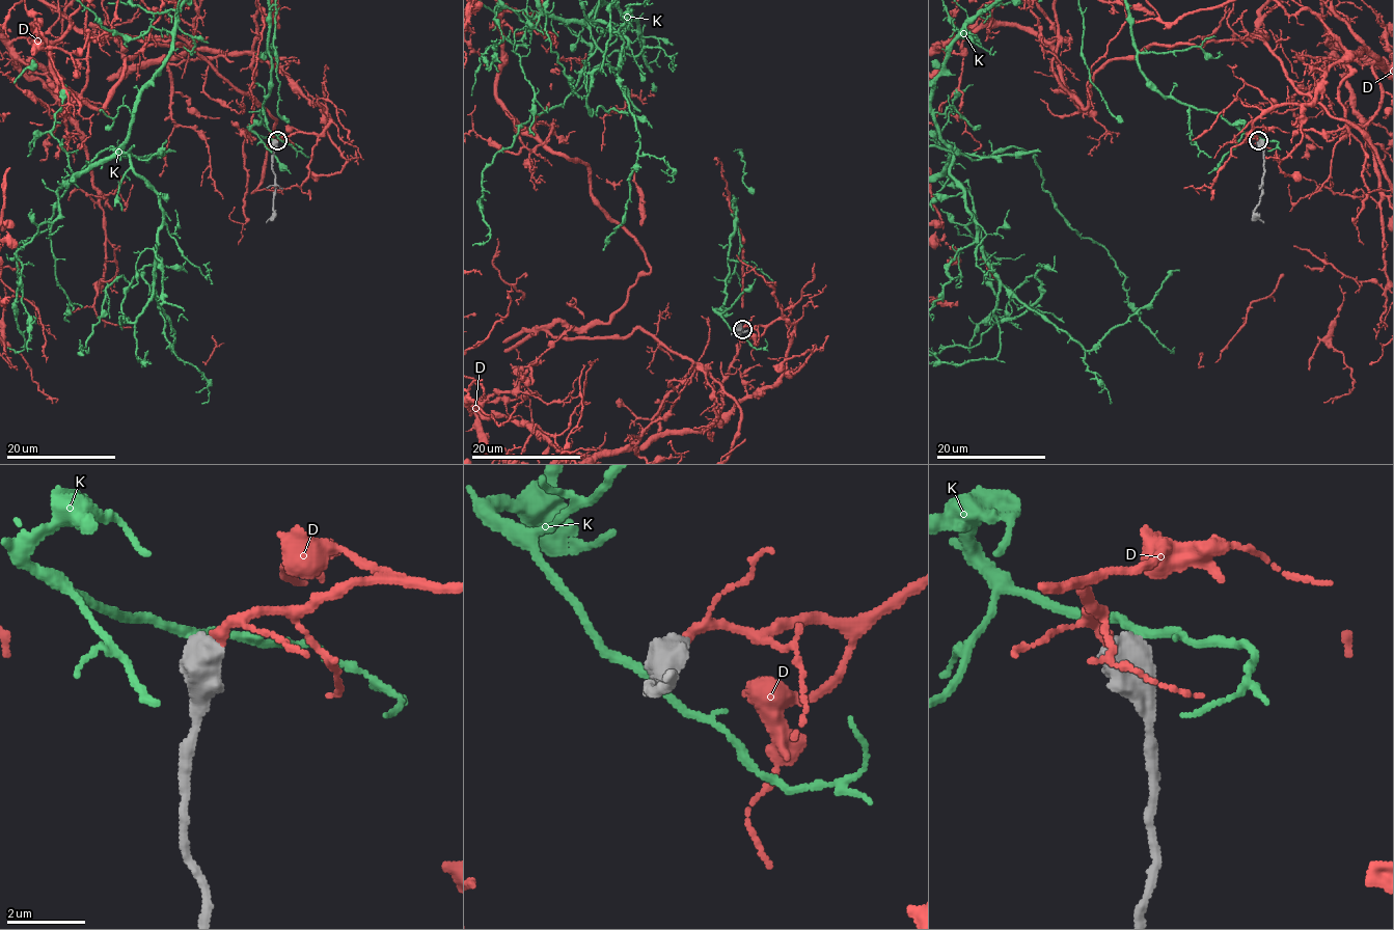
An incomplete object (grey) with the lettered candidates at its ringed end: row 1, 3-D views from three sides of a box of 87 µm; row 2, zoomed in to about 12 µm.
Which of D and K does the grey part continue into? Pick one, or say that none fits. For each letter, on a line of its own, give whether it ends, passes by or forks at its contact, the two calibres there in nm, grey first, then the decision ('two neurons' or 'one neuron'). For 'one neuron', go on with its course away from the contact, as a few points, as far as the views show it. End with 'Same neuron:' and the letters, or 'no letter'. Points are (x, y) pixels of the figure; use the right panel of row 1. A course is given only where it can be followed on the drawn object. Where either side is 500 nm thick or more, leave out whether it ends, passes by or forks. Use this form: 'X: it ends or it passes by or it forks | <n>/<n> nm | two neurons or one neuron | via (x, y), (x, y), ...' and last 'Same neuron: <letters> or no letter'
D: 650/200 nm | one neuron
K: 700/220 nm | two neurons
Same neuron: D

